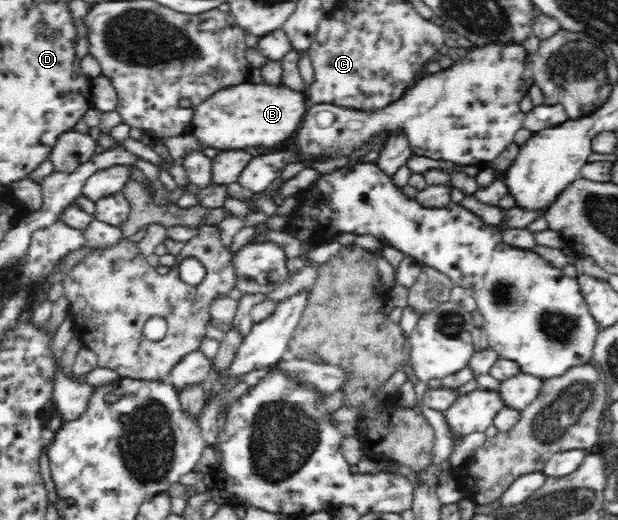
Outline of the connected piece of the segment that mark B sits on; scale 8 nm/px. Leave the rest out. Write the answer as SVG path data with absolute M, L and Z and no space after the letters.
M250 81L227 85L213 91L192 107L190 134L202 149L238 150L248 147L272 148L284 143L298 128L304 113L302 95L274 84Z

